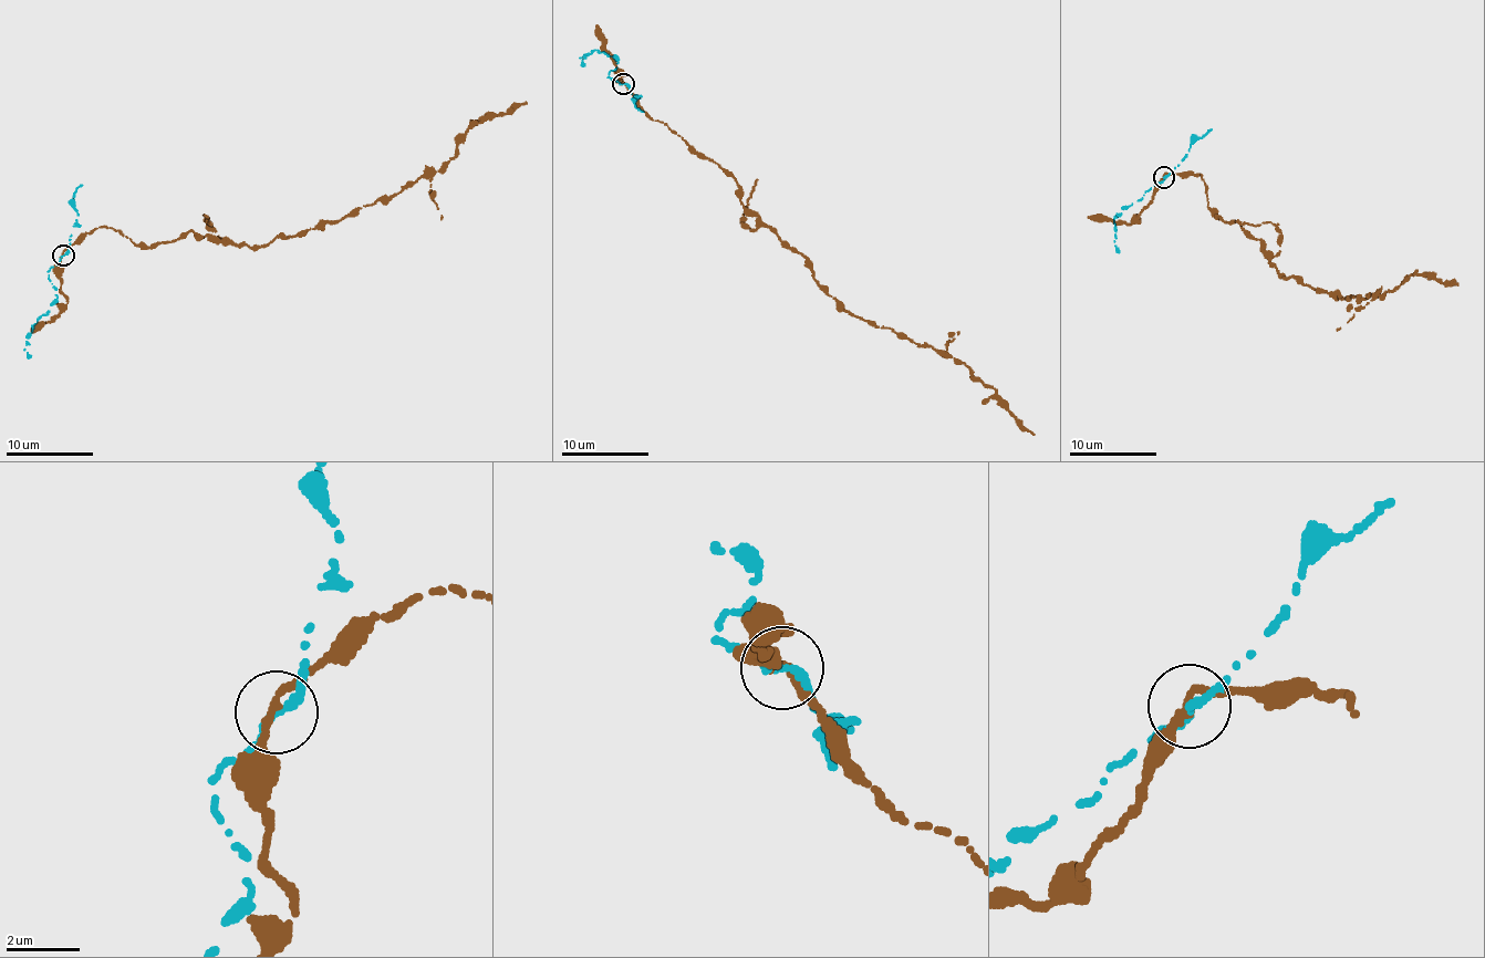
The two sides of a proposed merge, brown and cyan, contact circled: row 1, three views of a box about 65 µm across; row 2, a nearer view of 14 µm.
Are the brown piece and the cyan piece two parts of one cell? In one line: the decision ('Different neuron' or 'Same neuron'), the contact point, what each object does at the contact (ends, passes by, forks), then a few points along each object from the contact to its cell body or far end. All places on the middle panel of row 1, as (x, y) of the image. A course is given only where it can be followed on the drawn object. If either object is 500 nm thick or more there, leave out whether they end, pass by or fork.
Different neuron. Place: (623, 83). At the ring brown passes by. At the ring cyan passes by. Course of brown: (624, 84), (654, 121), (735, 180), (745, 209), (803, 257), (843, 310), (955, 358), (1034, 433). Course of cyan: (624, 84), (609, 74), (619, 60), (595, 50), (580, 56), (582, 66)

